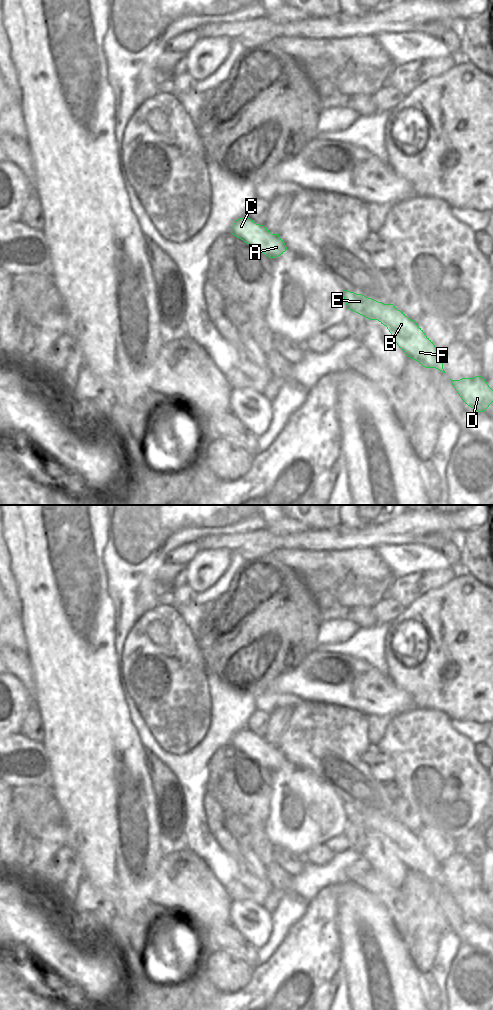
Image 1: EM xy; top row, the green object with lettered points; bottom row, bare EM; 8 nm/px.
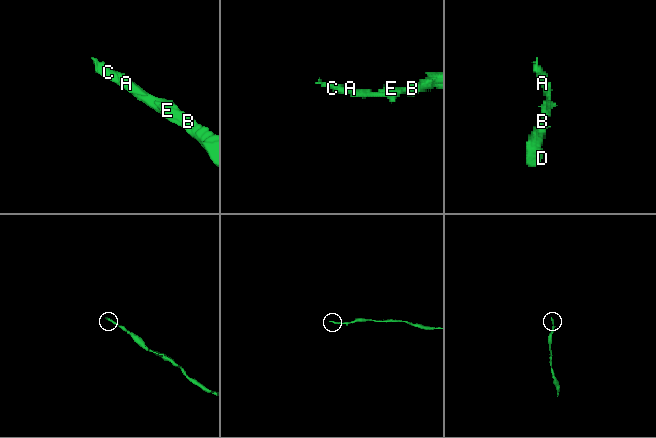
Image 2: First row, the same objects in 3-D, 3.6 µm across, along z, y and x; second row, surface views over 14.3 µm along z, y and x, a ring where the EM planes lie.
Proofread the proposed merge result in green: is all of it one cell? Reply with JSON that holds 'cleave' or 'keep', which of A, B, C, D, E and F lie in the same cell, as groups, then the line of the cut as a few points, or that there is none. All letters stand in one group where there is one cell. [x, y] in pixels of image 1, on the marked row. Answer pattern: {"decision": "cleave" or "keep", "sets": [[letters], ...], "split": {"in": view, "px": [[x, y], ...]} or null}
{"decision": "keep", "sets": [["A", "B", "C", "D", "E", "F"]], "split": null}

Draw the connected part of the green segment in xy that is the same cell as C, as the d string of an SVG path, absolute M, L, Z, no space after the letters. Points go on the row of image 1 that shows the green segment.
M247 216L235 221L231 233L271 259L287 250L279 234L272 234L263 225L256 224Z

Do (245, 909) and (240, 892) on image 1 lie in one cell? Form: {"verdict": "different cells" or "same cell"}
{"verdict": "different cells"}

